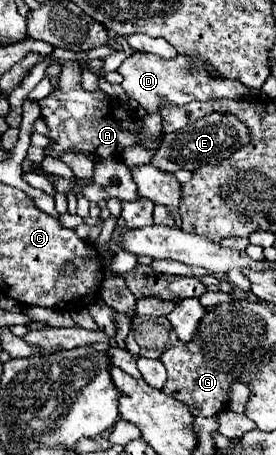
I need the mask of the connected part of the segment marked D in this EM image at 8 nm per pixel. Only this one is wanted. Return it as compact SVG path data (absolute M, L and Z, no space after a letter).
M135 51L133 55L129 55L117 69L121 75L123 75L123 83L121 87L125 89L125 93L135 99L141 107L145 107L149 113L157 113L159 107L163 103L173 103L173 105L185 105L189 101L209 101L209 99L225 99L225 97L249 97L249 89L245 85L241 85L239 81L233 81L233 79L213 79L207 71L205 71L205 65L201 65L199 61L195 59L189 59L189 57L173 57L169 61L157 57L157 55L151 55L151 53L139 53Z

